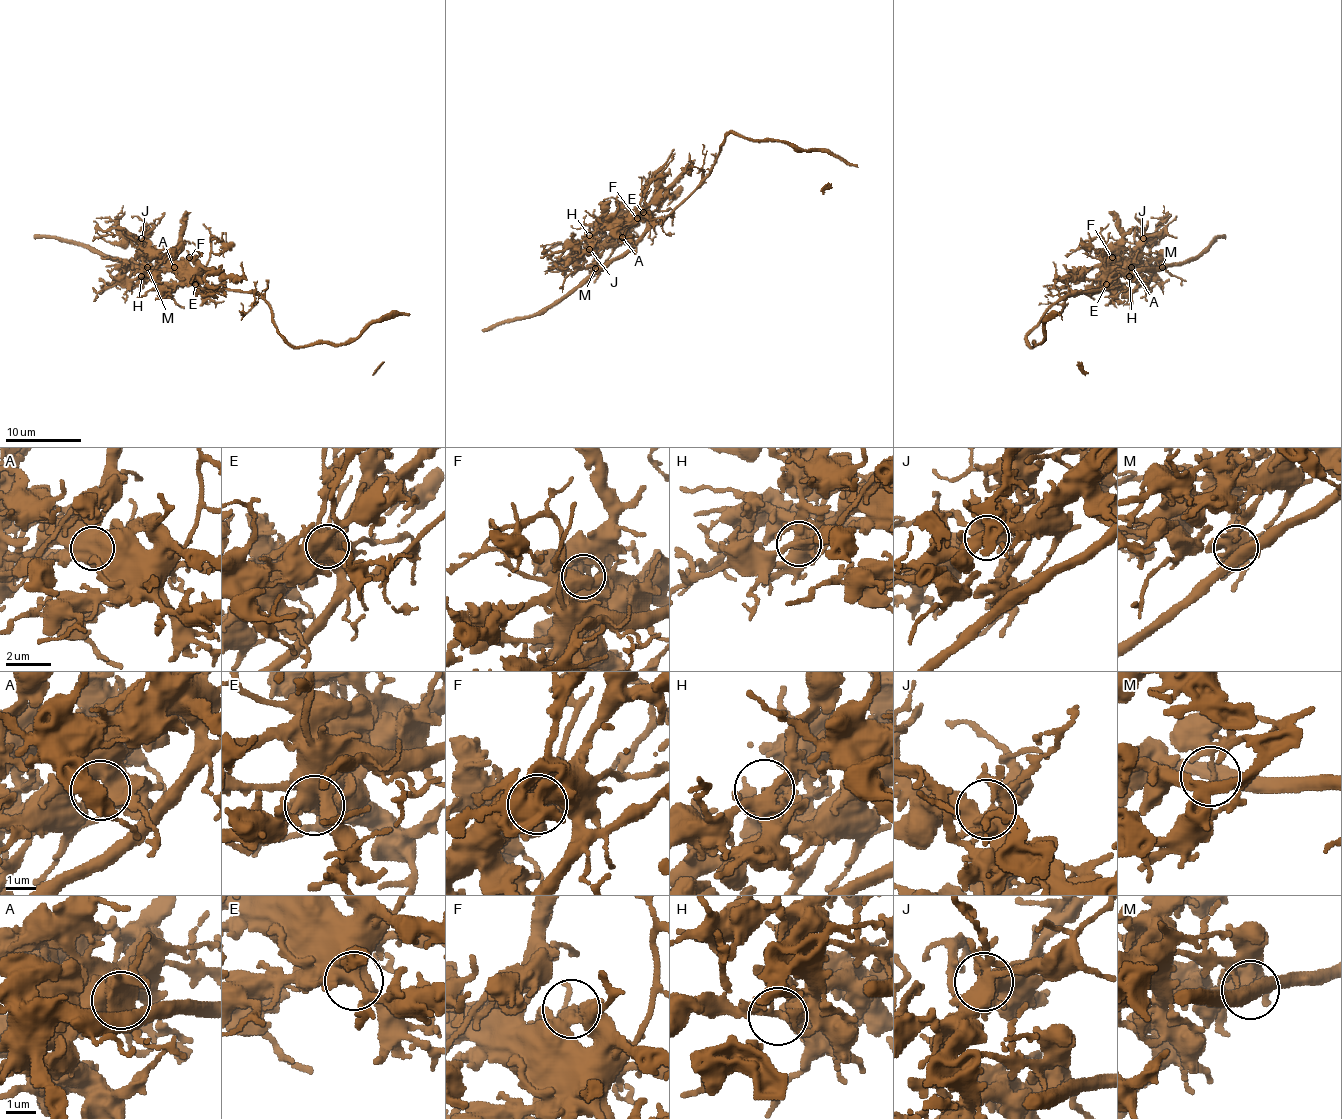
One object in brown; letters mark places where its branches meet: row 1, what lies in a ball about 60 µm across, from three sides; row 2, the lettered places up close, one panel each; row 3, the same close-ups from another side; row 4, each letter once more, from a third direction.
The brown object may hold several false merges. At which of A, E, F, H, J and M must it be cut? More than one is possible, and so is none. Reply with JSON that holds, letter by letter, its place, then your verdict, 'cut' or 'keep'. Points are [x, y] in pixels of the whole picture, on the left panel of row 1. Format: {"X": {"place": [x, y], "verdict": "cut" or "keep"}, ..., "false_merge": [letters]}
{"A": {"place": [174, 267], "verdict": "keep"}, "E": {"place": [195, 284], "verdict": "keep"}, "F": {"place": [189, 257], "verdict": "keep"}, "H": {"place": [141, 276], "verdict": "keep"}, "J": {"place": [141, 238], "verdict": "keep"}, "M": {"place": [147, 267], "verdict": "keep"}, "false_merge": []}

